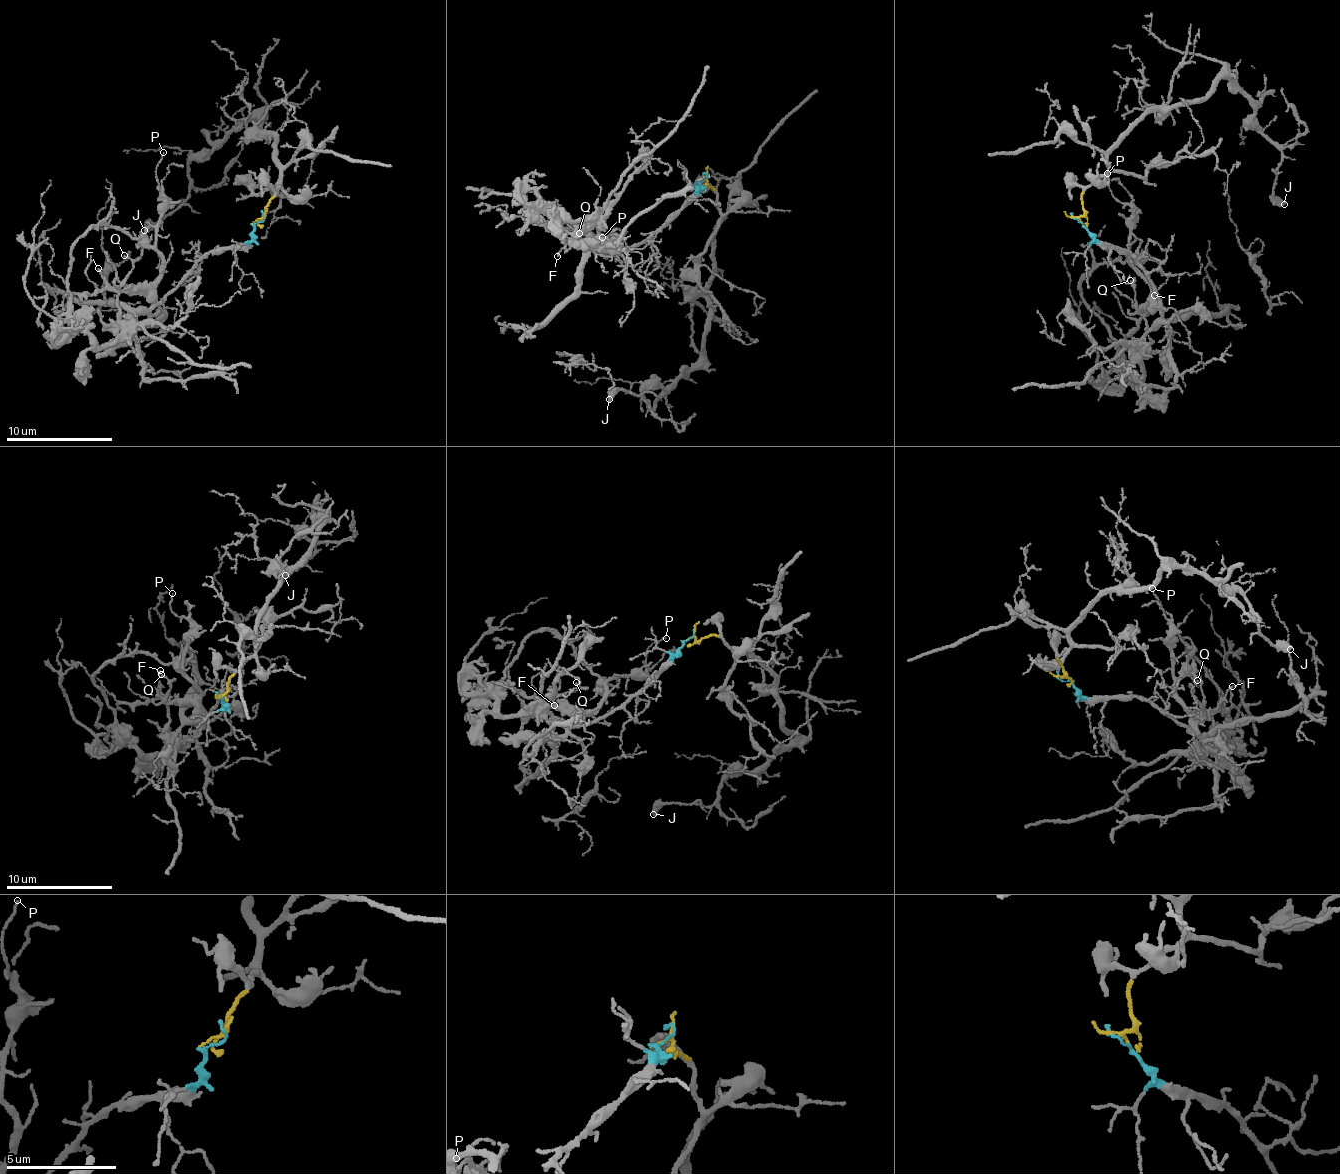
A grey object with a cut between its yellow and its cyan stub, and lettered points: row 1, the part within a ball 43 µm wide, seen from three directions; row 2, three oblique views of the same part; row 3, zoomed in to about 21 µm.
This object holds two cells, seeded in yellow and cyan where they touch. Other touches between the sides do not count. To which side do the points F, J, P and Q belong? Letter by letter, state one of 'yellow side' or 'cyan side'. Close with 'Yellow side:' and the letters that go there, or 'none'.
F: cyan side
J: yellow side
P: cyan side
Q: cyan side
Yellow side: J

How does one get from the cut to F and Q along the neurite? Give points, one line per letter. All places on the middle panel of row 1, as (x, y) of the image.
F: (706, 176), (696, 196), (661, 228), (627, 245), (622, 239), (576, 240), (557, 256)
Q: (706, 176), (696, 196), (661, 228), (627, 245), (622, 239), (607, 241), (585, 231), (588, 234), (579, 234)

